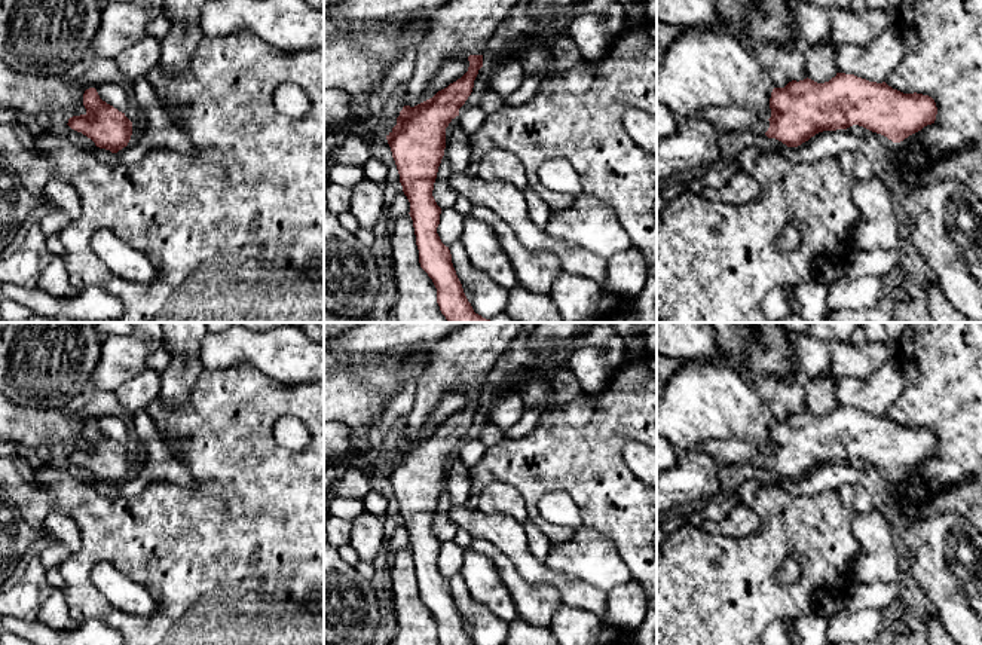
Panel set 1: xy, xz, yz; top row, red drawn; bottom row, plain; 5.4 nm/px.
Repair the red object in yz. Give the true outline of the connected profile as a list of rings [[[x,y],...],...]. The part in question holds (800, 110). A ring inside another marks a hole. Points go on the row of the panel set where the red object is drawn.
[[[836,73],[825,83],[807,77],[774,88],[770,108],[770,119],[738,107],[709,107],[700,116],[724,138],[750,131],[798,147],[819,132],[853,125],[900,143],[934,123],[937,114],[936,103],[929,95],[903,94],[885,82],[869,82],[845,73]]]

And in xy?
[[[95,88],[83,94],[85,114],[68,119],[68,126],[91,138],[97,147],[117,153],[128,146],[132,122],[113,106],[103,101]]]

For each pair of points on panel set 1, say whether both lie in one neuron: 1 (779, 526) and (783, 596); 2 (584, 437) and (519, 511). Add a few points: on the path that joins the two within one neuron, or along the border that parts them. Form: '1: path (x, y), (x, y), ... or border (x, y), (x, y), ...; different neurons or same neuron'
1: path (773, 544), (770, 547), (770, 578); same neuron
2: border (498, 482), (511, 485), (520, 494), (529, 519); different neurons

